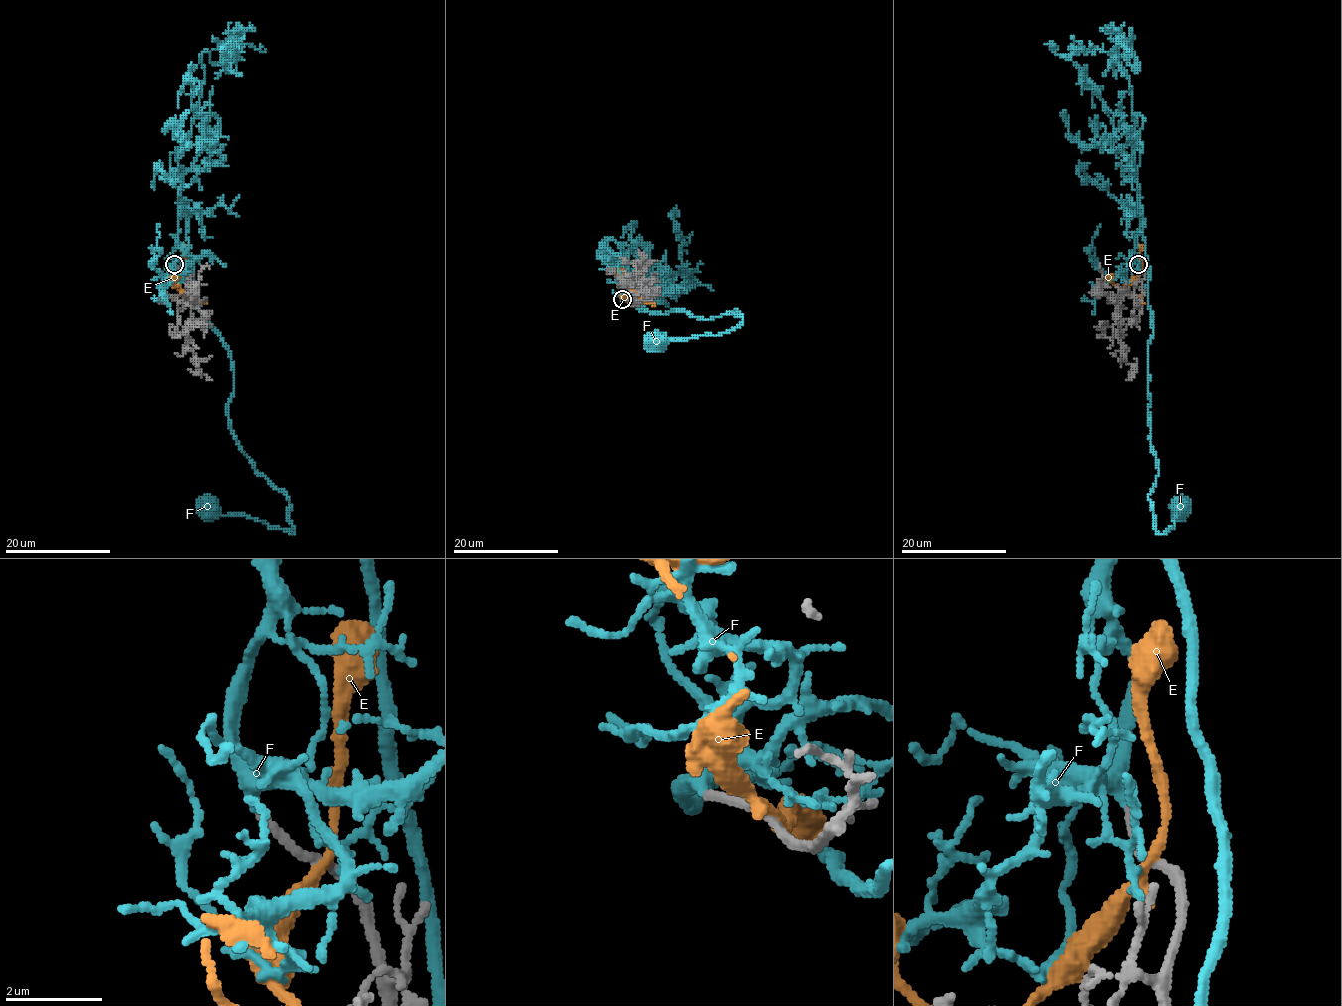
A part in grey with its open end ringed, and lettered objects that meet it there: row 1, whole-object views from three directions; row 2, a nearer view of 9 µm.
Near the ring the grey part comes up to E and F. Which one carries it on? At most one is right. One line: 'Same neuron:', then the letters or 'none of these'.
Same neuron: F

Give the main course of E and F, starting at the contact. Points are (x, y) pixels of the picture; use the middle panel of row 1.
E: (630, 302), (625, 290), (627, 288), (642, 301), (654, 305)
F: (623, 300), (647, 312), (679, 308), (707, 320), (733, 309), (741, 320), (718, 334), (657, 341)

